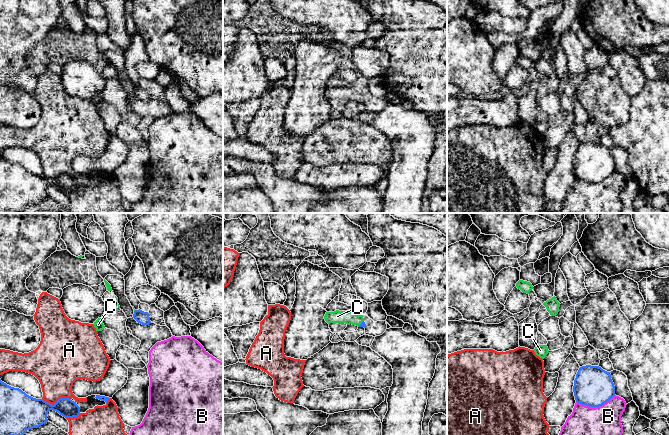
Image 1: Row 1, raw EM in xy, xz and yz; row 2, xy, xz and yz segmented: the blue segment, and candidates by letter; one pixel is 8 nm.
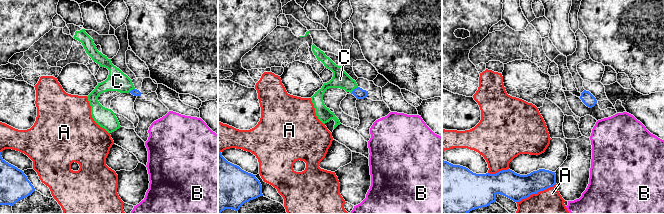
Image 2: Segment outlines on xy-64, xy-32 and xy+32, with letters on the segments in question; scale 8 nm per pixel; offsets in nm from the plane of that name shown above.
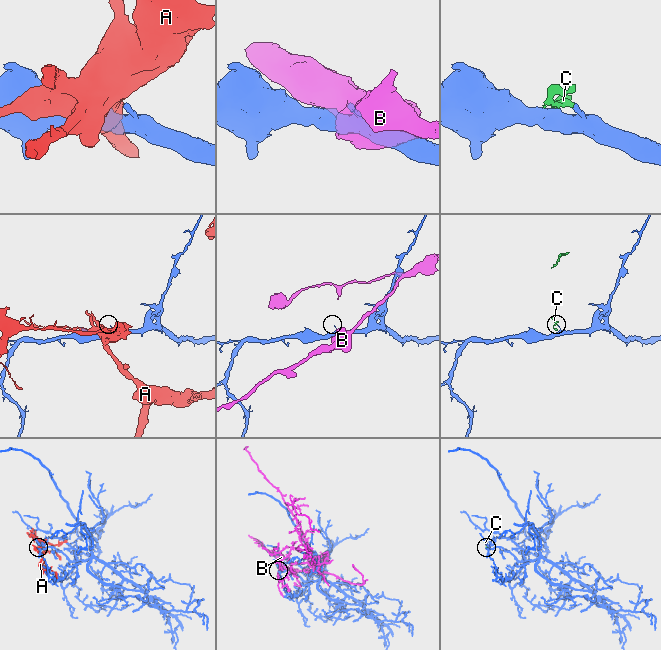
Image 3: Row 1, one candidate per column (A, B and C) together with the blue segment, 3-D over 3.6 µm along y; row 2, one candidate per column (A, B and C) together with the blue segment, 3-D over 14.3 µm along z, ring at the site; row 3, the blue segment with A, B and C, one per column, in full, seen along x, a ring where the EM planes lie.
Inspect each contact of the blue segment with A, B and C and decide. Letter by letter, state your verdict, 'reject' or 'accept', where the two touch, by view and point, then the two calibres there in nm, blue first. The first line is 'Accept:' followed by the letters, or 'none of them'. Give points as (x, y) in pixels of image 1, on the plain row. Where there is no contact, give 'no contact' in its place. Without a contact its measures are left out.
Accept: C
A: reject; meets blue in xy at (56, 178); 260 nm thick on the blue side, 320 nm on the other
B: reject; meets blue in yz at (595, 182); 320 nm thick on the blue side, 480 nm on the other
C: accept; meets blue in xz at (361, 99); 40 nm thick on the blue side, 100 nm on the other

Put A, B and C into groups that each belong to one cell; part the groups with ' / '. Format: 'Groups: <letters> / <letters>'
Groups: A / B / C

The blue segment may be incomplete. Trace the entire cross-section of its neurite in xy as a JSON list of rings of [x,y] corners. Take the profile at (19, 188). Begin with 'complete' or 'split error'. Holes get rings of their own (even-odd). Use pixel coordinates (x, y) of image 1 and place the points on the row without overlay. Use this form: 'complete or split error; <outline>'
complete; [[[0,155],[0,213],[21,213],[29,205],[46,198],[47,189],[56,187],[65,194],[78,193],[80,183],[69,174],[60,174],[54,181],[36,175]]]

